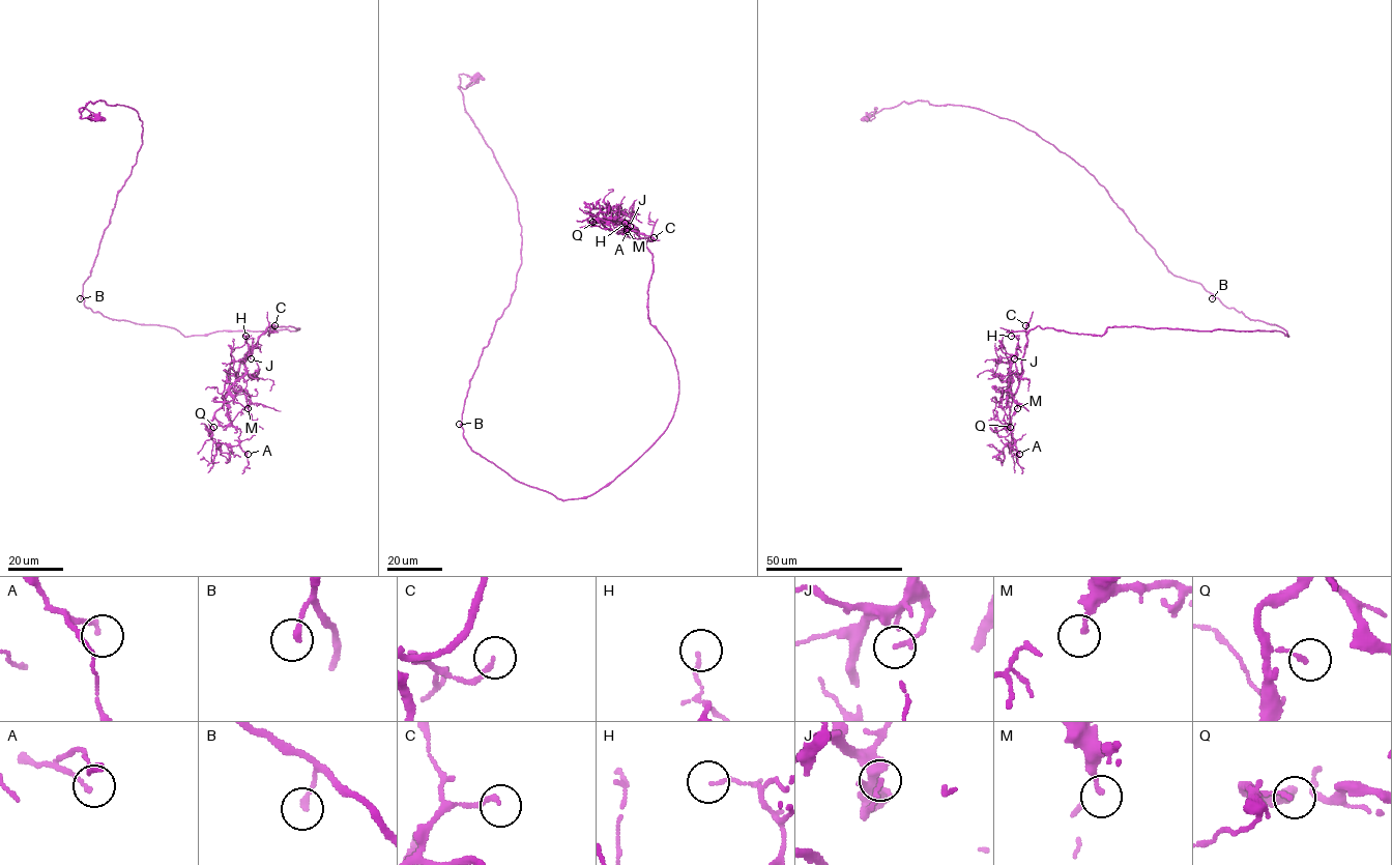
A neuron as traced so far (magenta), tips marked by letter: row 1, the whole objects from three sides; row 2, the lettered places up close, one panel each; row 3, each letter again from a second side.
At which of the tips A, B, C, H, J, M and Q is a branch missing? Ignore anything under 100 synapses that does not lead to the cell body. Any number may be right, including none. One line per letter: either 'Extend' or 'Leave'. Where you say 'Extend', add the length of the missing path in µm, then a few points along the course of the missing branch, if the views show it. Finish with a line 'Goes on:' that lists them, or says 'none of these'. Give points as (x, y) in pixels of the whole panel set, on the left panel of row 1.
A: Leave
B: Leave
C: Leave
H: Leave
J: Leave
M: Leave
Q: Leave
Goes on: none of these

